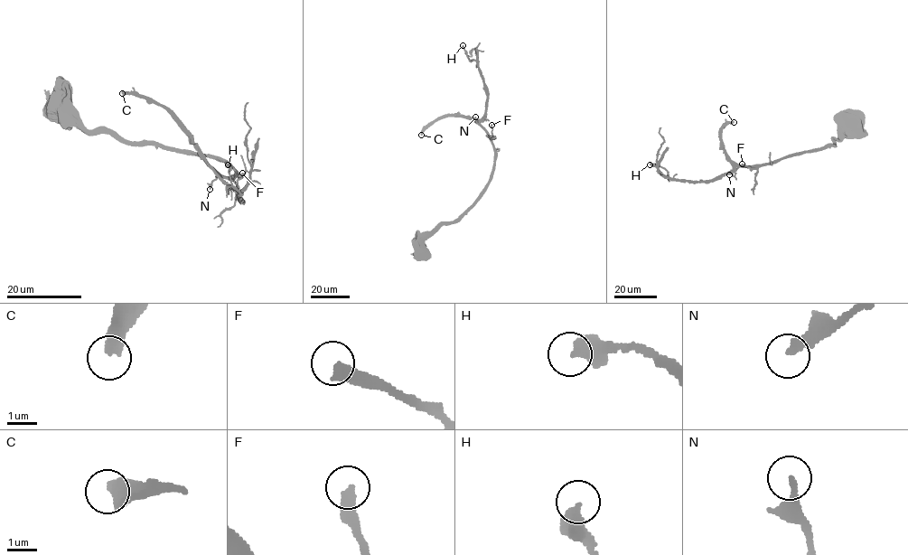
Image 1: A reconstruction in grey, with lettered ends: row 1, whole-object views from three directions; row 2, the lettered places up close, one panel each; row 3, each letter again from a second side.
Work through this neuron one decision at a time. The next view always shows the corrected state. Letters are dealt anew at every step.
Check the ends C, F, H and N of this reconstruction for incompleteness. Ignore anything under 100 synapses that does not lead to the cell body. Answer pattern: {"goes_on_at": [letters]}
{"goes_on_at": ["C"]}

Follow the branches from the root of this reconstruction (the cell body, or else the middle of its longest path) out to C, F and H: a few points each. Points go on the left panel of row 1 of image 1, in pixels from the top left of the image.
C: (62, 106), (88, 130), (209, 155), (229, 163), (236, 174), (218, 174), (163, 107), (122, 93)
F: (62, 106), (88, 130), (211, 155), (229, 163), (236, 183), (242, 173)
H: (62, 106), (88, 130), (229, 163), (236, 174), (219, 176), (244, 201), (228, 164)

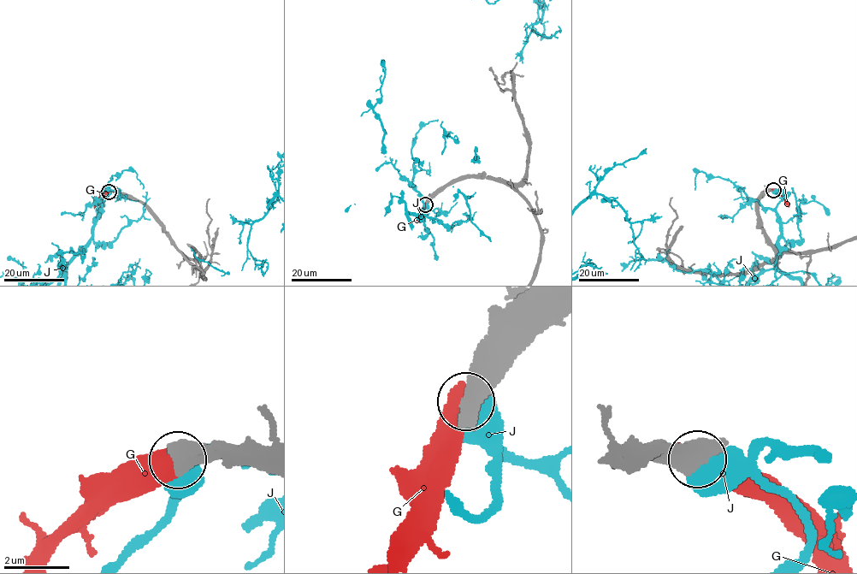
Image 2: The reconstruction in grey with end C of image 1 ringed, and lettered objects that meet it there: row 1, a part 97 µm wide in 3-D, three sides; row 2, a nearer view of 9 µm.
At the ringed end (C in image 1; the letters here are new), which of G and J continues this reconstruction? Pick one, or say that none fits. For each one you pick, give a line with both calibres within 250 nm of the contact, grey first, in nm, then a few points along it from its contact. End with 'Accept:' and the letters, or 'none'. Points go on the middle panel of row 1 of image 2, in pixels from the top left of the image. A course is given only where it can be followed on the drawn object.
G: Thickness 750 nm (grey) against 550 nm. Its course: (425, 204), (420, 221)
Accept: G

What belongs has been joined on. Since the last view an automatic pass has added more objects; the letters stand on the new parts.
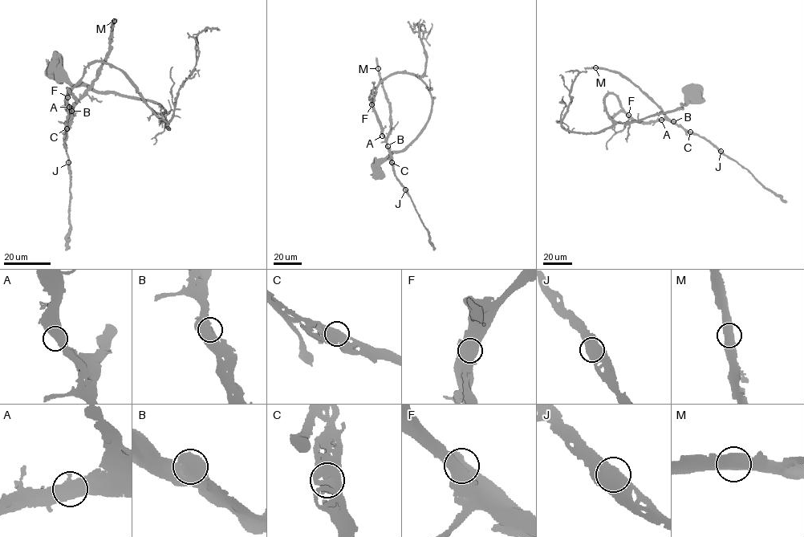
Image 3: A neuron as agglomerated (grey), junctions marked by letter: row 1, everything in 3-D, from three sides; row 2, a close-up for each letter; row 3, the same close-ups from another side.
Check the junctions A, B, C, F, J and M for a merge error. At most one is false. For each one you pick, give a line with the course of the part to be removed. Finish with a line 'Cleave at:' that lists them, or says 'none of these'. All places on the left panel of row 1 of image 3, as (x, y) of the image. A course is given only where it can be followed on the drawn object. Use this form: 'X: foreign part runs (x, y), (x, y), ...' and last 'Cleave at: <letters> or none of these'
Cleave at: none of these

